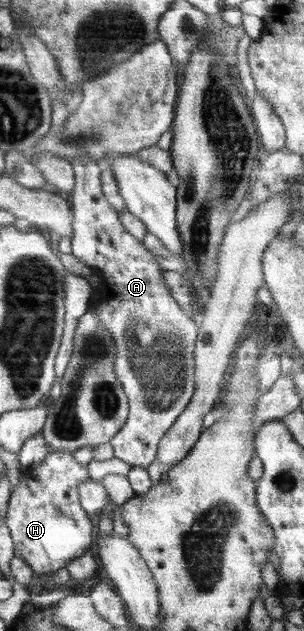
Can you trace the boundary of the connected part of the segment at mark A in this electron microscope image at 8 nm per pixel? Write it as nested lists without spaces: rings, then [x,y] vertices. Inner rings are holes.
[[[84,155],[72,159],[71,163],[75,170],[75,189],[71,194],[74,213],[72,254],[88,266],[101,282],[91,298],[90,308],[97,309],[100,322],[112,332],[116,340],[117,357],[114,368],[129,398],[128,421],[120,433],[112,439],[115,457],[128,462],[133,467],[146,469],[149,463],[154,461],[161,439],[185,411],[194,396],[196,390],[194,350],[198,323],[176,304],[173,296],[170,296],[163,281],[163,270],[154,261],[156,257],[143,247],[140,240],[126,230],[119,212],[106,199],[103,192],[103,164]]]

